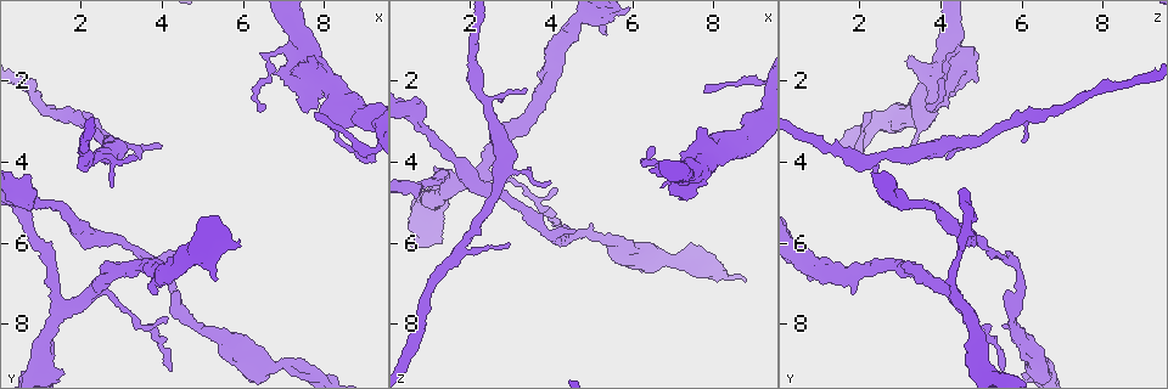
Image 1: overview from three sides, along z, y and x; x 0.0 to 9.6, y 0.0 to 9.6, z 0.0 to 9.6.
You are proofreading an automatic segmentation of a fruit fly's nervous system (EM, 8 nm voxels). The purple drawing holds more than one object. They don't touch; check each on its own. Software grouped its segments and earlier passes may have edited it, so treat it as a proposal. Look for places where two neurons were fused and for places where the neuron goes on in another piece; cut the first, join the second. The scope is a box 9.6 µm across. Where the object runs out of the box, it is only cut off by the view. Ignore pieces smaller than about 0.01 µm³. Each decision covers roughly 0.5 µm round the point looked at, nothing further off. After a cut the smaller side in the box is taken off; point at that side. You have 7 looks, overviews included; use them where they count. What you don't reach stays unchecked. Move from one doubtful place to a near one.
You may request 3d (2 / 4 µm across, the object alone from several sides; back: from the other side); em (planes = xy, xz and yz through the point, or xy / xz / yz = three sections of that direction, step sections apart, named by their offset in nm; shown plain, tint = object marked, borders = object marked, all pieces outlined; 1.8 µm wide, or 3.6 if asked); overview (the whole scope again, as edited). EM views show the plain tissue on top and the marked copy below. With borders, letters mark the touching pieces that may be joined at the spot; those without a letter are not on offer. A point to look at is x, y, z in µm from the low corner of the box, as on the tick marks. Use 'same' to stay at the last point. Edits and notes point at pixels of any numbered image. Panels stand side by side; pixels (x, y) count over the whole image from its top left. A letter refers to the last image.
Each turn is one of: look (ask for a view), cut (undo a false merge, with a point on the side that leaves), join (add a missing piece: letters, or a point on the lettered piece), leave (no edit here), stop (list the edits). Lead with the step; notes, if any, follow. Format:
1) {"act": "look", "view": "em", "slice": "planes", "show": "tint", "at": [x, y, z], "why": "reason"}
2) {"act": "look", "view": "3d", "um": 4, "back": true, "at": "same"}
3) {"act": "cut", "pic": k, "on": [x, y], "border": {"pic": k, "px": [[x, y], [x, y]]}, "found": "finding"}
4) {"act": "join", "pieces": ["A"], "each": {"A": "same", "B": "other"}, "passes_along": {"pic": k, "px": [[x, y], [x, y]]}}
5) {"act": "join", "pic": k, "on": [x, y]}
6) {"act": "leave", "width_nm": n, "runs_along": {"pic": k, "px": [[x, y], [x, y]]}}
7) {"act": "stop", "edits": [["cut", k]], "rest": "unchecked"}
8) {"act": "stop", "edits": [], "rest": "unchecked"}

{"act": "look", "view": "3d", "um": 4, "at": [1.70, 2.80, 6.20], "why": "sharp bend"}

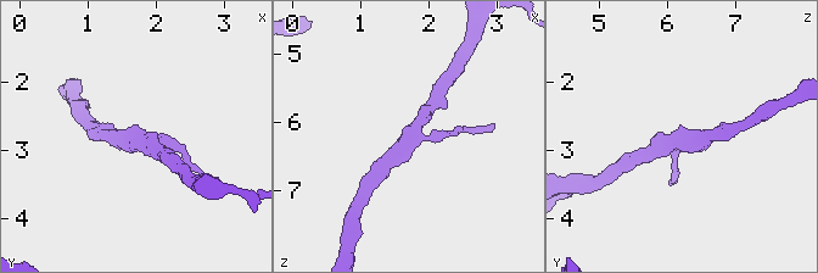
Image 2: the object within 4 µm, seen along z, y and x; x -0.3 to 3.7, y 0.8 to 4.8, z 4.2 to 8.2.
{"act": "look", "view": "em", "slice": "planes", "show": "borders", "at": [1.75, 2.90, 6.20]}

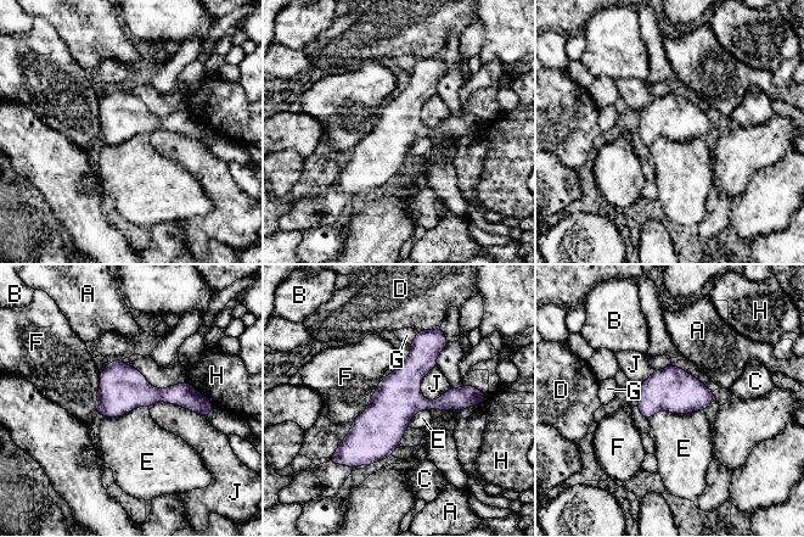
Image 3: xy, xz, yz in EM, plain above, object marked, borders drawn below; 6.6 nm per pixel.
{"act": "leave", "each": {"A": "other", "B": "other", "C": "other", "D": "other", "E": "other", "F": "other", "G": "other", "H": "other", "J": "other"}, "found": "one neuron here"}

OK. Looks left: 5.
{"act": "look", "view": "em", "um": 3.6, "slice": "xy", "step": 8, "show": "tint", "at": [8.30, 2.90, 3.55], "why": "a fork"}

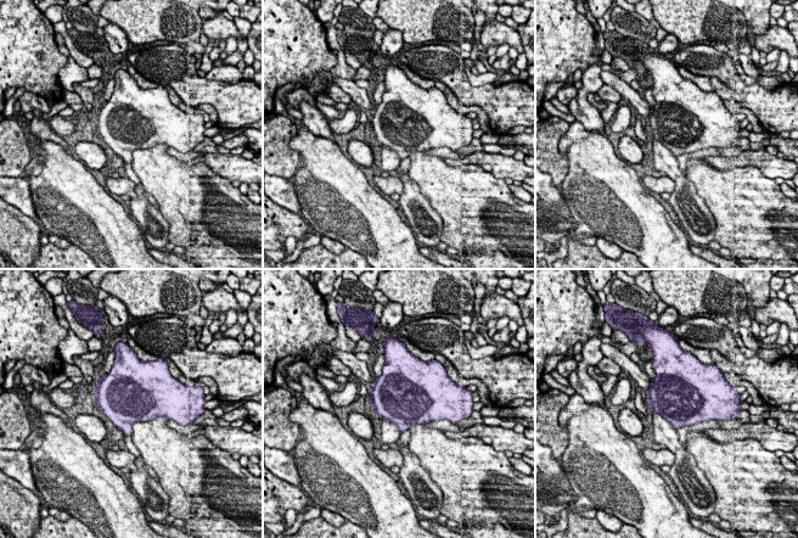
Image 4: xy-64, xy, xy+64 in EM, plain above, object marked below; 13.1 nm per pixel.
{"act": "look", "view": "em", "um": 3.6, "slice": "planes", "show": "borders", "at": "same", "why": "another direction"}

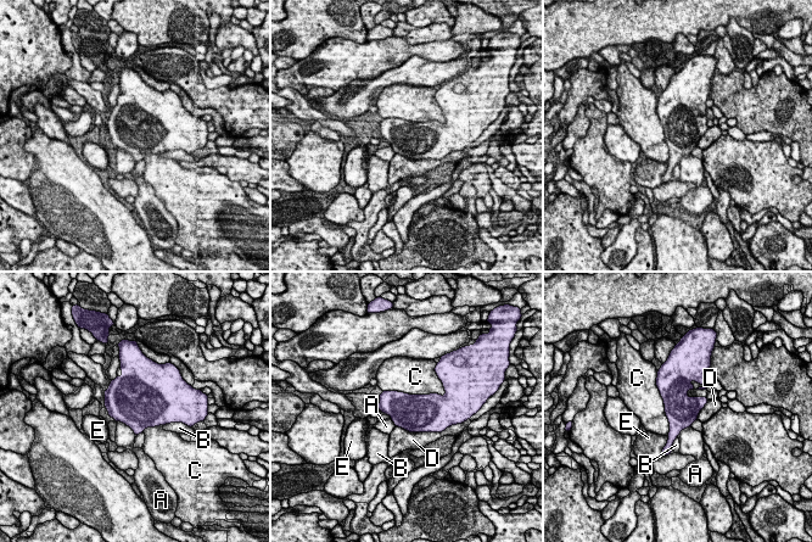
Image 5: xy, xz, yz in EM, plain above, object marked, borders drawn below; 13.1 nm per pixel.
{"act": "leave", "longest_contact_nm": ["C", 850], "each": {"A": "other", "B": "other", "C": "other", "D": "other", "E": "other"}, "border": {"pic": 5, "px": [[384, 390], [446, 394]]}, "found": "continuous, no second neuron"}

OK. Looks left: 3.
{"act": "look", "view": "3d", "um": 2, "at": [7.15, 1.30, 4.50], "why": "calibre changes"}

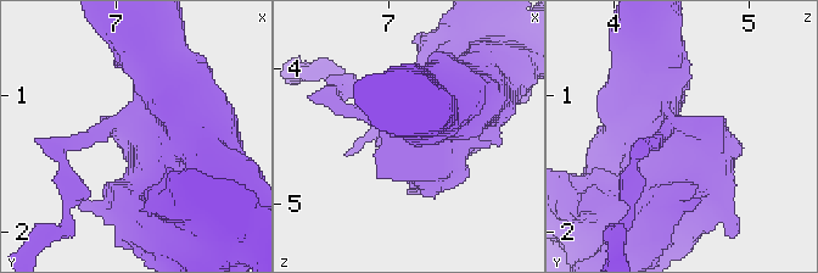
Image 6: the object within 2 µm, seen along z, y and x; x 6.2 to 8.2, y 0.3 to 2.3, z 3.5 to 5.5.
{"act": "look", "view": "em", "slice": "planes", "show": "tint", "at": [7.18, 1.26, 4.52]}

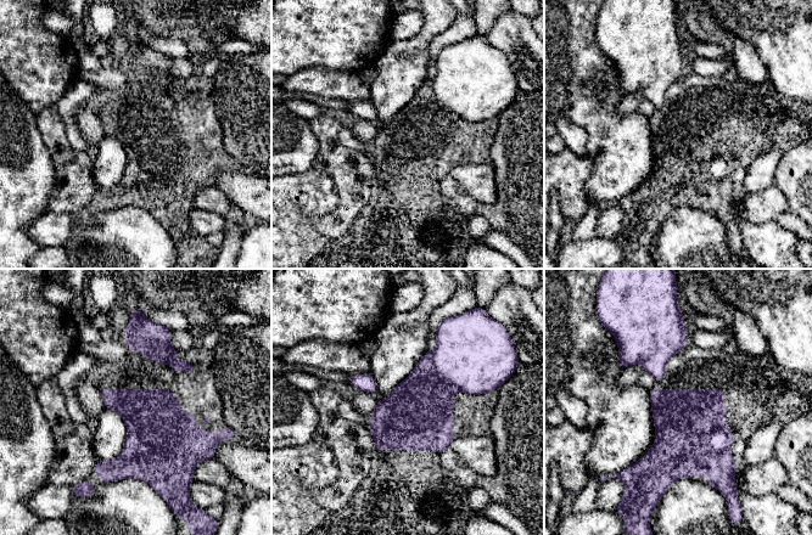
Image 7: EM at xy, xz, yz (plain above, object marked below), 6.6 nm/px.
{"act": "look", "view": "em", "slice": "planes", "show": "borders", "at": "same"}

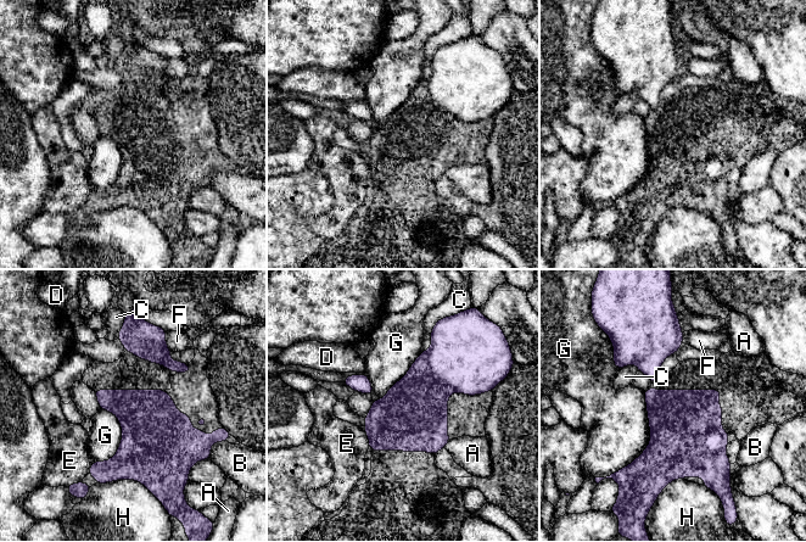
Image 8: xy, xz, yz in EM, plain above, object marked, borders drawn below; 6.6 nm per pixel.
{"act": "leave", "longest_contact_nm": ["G", 550], "each": {"A": "other", "B": "other", "C": "other", "D": "other", "E": "other", "F": "other", "G": "other", "H": "other"}, "border": {"pic": 8, "px": [[644, 391], [649, 443], [620, 469]]}, "found": "all the same neuron"}

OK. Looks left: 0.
{"act": "stop", "edits": [], "rest": "unchecked"}

